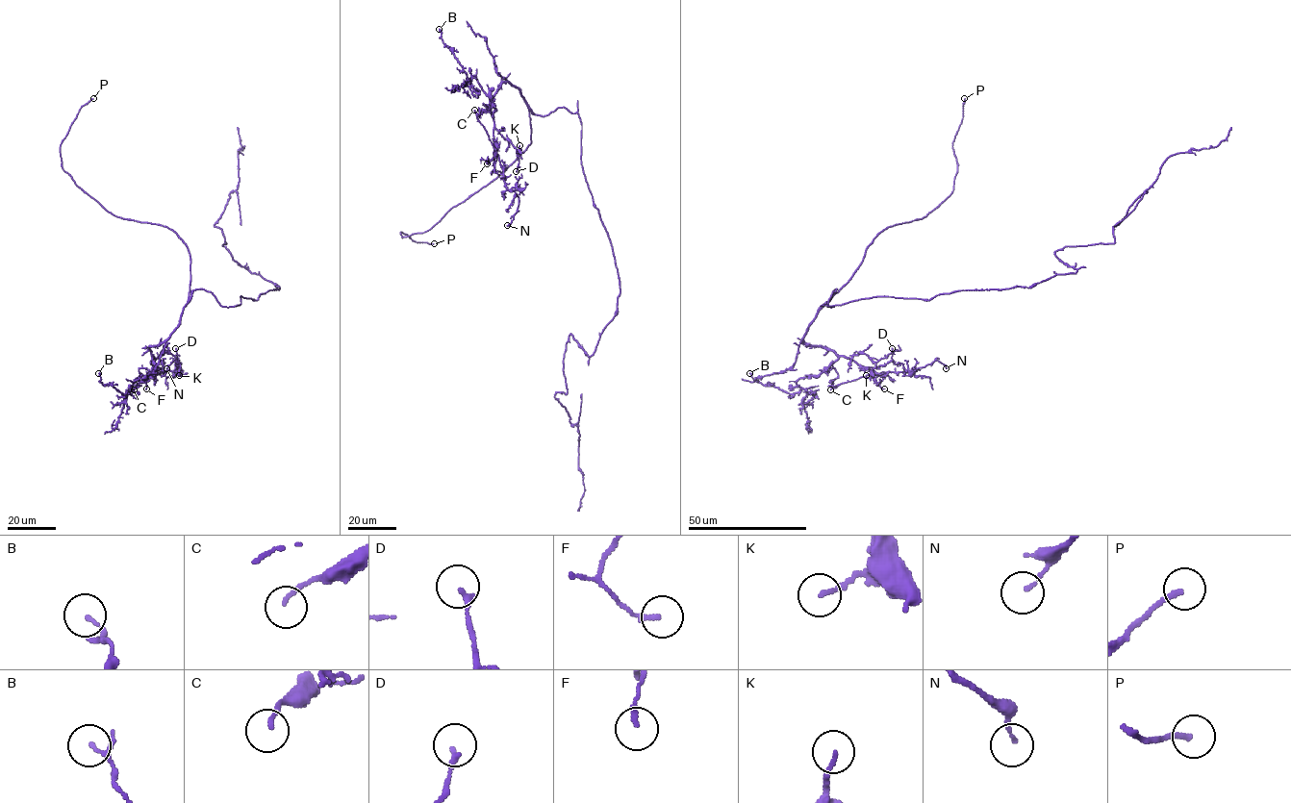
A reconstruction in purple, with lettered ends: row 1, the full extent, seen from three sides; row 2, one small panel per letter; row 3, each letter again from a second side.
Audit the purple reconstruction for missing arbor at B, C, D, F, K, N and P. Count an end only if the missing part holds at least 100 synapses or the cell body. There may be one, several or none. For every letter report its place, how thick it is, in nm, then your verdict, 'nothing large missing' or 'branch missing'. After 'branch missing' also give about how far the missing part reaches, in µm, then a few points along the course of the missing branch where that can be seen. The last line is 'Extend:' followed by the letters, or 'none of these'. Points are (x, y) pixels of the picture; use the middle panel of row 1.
B: at (439, 29); 90 nm thick; nothing large missing
C: at (474, 110); 140 nm thick; nothing large missing
D: at (516, 171); 200 nm thick; nothing large missing
F: at (487, 163); 160 nm thick; nothing large missing
K: at (519, 145); 140 nm thick; nothing large missing
N: at (507, 225); 110 nm thick; nothing large missing
P: at (434, 243); 180 nm thick; branch missing; about 25 µm are missing; missing branch runs (434, 243), (439, 243), (447, 253), (457, 248)
Extend: P

